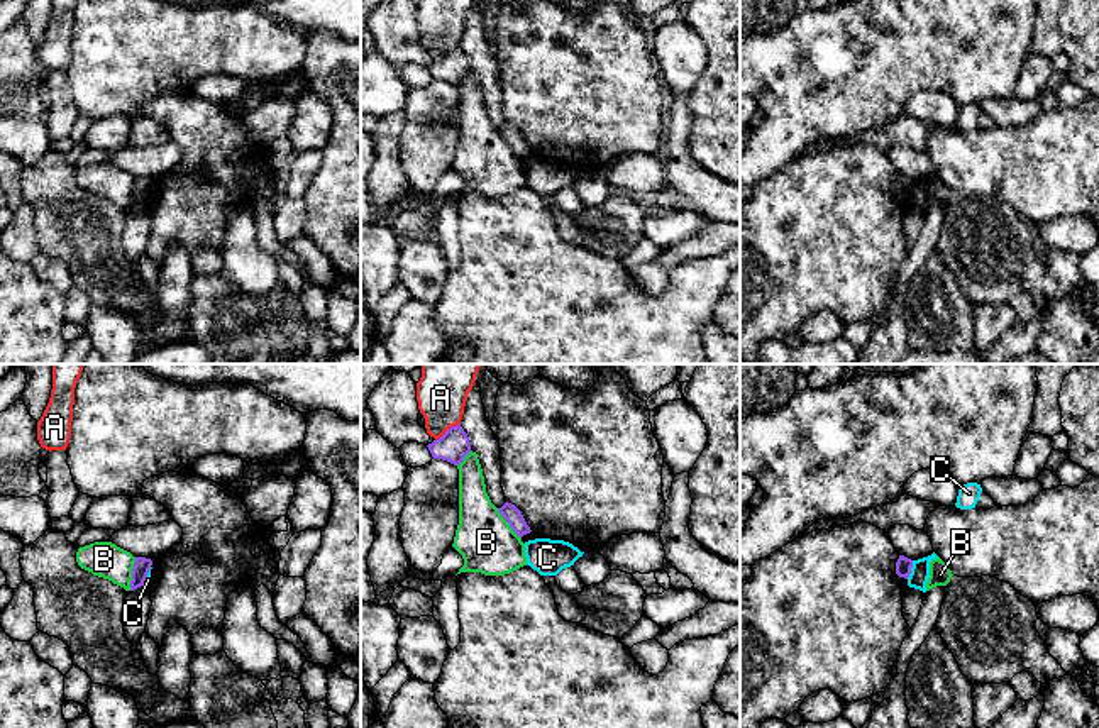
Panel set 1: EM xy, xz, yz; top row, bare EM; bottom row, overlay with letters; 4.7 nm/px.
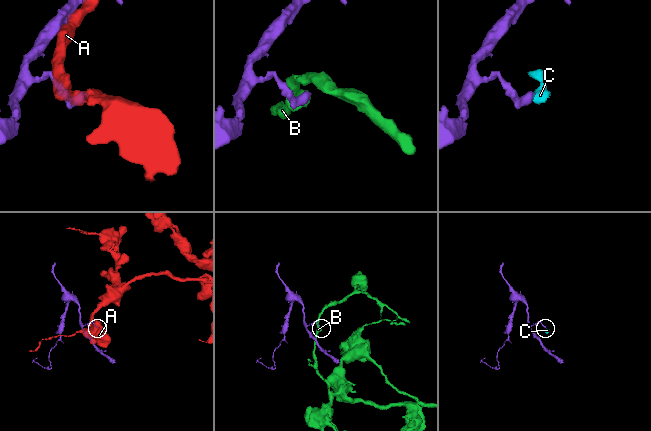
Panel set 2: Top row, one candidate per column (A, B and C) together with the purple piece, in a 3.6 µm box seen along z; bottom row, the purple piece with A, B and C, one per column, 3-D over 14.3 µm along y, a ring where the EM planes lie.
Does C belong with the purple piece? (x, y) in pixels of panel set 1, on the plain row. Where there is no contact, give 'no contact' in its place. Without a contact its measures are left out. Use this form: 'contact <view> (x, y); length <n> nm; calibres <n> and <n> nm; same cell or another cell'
contact yz (910, 190); length 90 nm; calibres 80 and 90 nm; another cell

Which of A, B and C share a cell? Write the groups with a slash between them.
A / B / C

